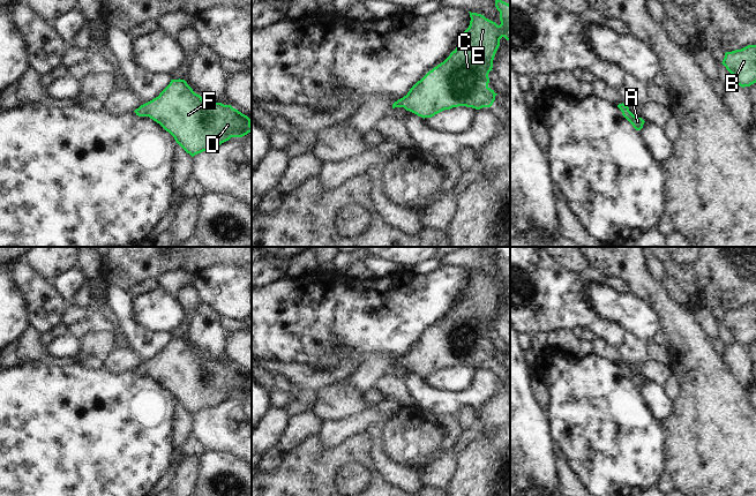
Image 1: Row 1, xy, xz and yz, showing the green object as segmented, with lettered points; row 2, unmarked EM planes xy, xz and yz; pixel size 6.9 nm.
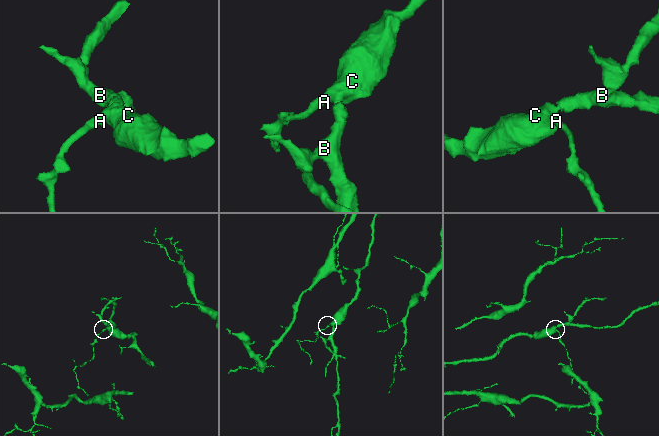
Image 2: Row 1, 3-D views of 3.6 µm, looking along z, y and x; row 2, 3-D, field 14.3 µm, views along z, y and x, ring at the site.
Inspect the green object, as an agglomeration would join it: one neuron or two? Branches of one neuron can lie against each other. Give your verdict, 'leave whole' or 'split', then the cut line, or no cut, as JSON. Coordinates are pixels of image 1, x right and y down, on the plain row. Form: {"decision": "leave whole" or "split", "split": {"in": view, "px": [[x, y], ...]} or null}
{"decision": "leave whole", "split": null}

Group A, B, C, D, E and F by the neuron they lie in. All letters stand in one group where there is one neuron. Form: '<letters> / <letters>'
A B C D E F

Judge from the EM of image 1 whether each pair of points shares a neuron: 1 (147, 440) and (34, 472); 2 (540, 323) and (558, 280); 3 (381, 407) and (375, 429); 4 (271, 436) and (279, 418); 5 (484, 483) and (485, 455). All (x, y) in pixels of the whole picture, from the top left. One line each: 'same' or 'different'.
1: same
2: same
3: same
4: same
5: same

